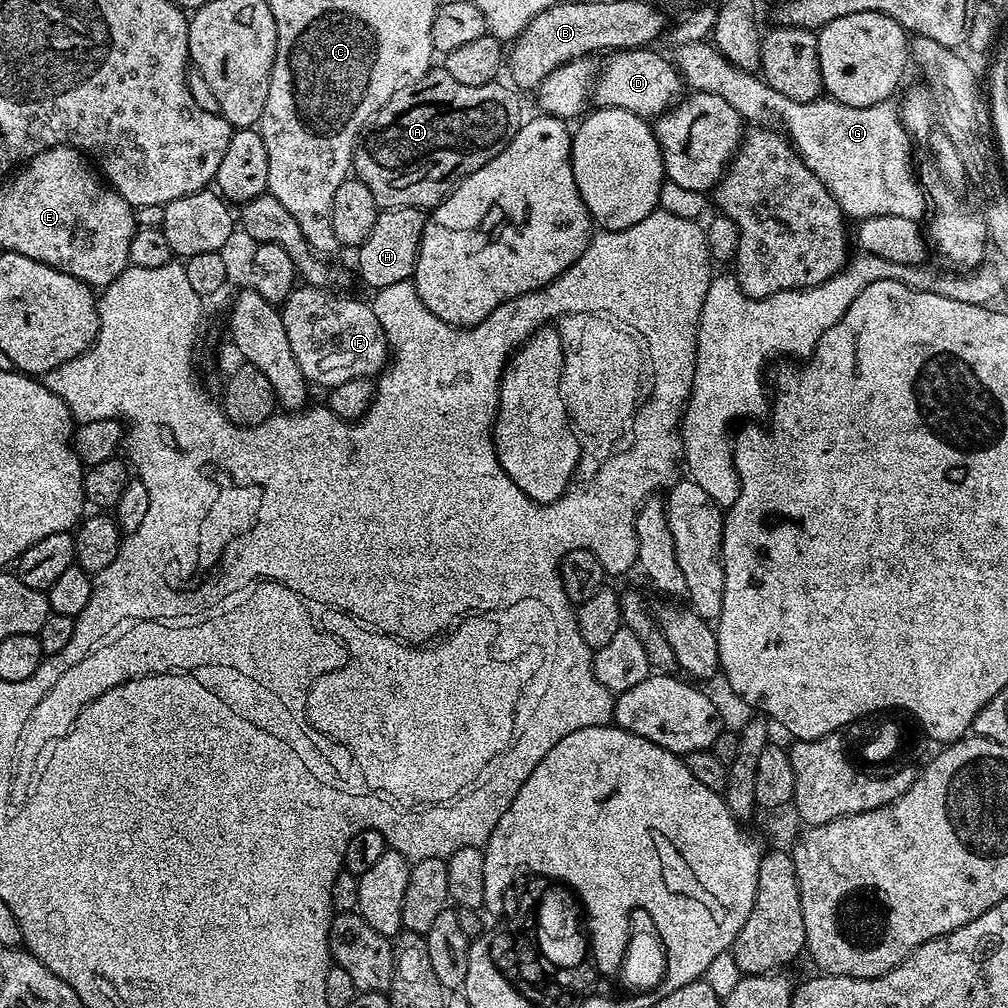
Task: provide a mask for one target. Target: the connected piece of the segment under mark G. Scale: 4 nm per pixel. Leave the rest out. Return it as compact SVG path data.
M708 40L686 42L686 46L675 48L674 63L680 72L681 81L684 81L687 87L689 84L689 89L718 94L718 98L726 98L726 102L730 102L730 106L738 110L740 119L751 125L779 126L783 135L788 137L792 147L802 158L802 162L806 162L810 171L832 192L845 217L856 216L857 221L862 221L882 214L902 214L902 218L914 218L918 221L925 219L926 192L918 176L916 180L915 174L912 173L913 137L904 126L901 109L897 105L895 108L891 99L861 108L839 104L837 100L831 98L821 98L814 102L793 102L791 98L778 94L778 90L774 90L759 75L743 72L741 68L733 66L716 49L715 44Z

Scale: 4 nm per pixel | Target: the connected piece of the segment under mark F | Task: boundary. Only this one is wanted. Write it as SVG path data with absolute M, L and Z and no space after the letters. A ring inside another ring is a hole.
M297 286L280 308L282 326L286 326L286 338L290 338L290 350L294 350L302 374L313 385L325 384L328 390L342 382L350 382L350 378L379 377L390 359L390 349L371 303L367 299L355 300L352 296L339 296L328 290L324 286Z

